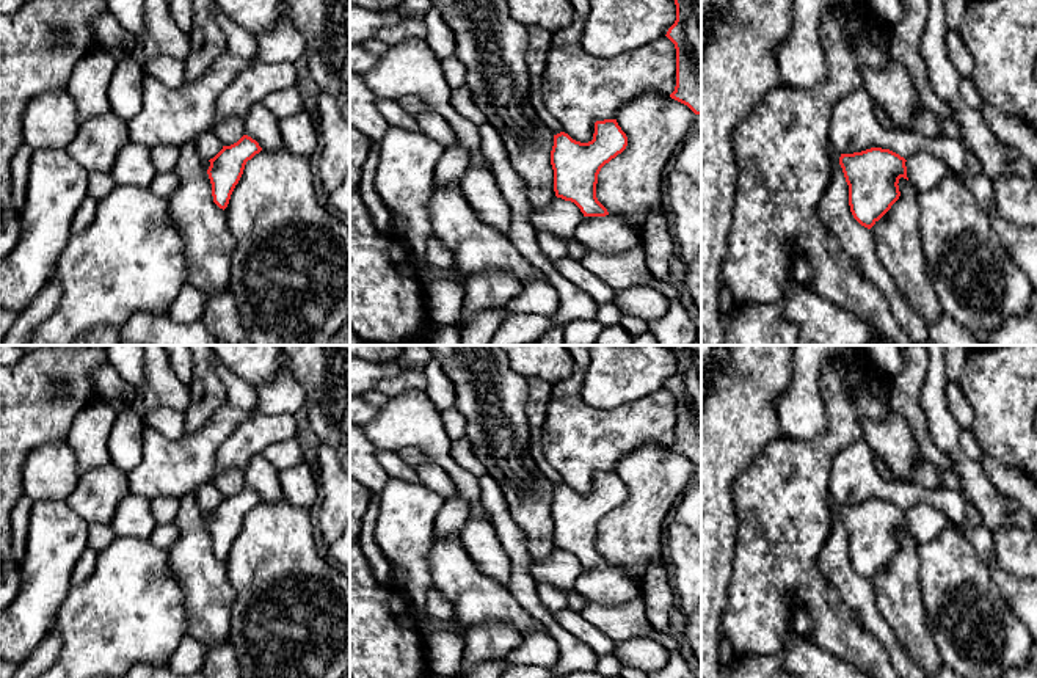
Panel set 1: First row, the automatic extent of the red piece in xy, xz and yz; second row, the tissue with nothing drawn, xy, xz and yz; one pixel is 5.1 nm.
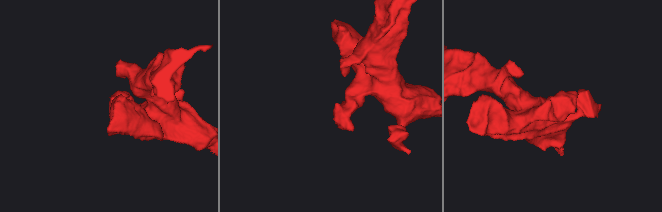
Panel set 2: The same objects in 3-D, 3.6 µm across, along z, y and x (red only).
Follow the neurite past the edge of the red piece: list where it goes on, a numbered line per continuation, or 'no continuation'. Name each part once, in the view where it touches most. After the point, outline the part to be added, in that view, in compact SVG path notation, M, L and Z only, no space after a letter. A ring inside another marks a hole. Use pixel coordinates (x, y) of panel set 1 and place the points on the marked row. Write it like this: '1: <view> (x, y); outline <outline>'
no continuation

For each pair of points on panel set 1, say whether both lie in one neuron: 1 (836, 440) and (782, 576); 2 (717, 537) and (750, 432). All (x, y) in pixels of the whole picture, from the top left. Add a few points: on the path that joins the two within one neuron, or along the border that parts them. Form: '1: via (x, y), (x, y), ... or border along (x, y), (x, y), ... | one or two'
1: via (802, 474), (785, 492), (785, 535), (782, 542) | one
2: via (717, 510), (717, 465), (724, 459) | one

